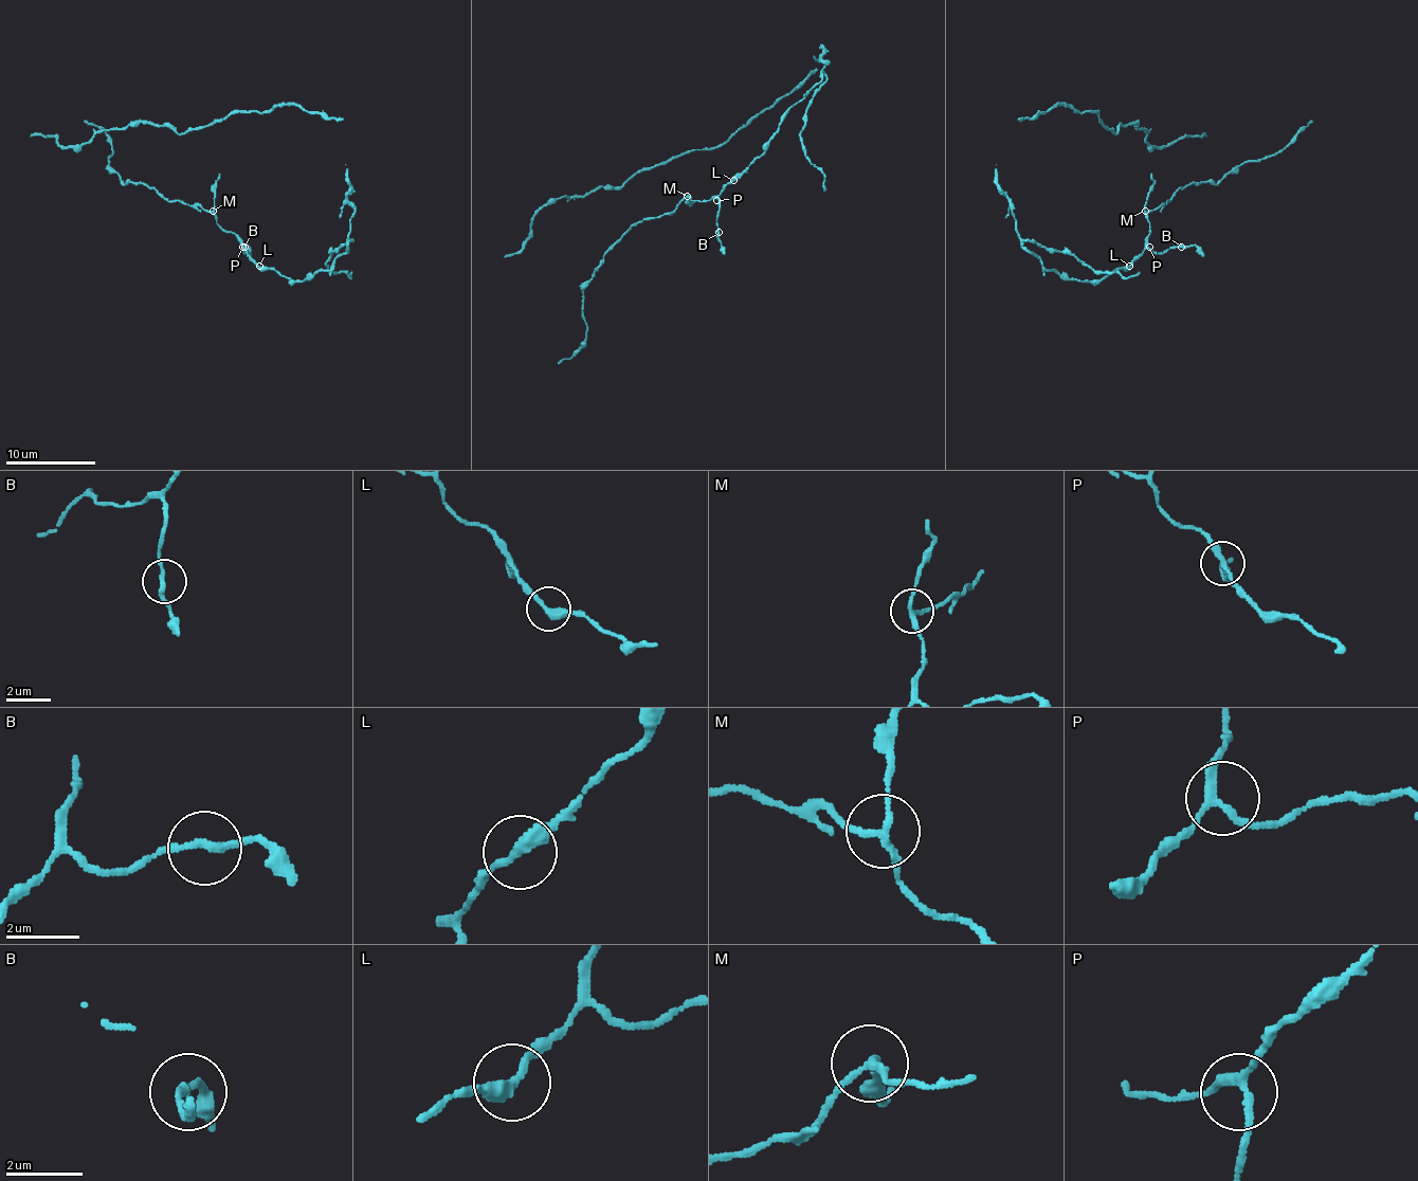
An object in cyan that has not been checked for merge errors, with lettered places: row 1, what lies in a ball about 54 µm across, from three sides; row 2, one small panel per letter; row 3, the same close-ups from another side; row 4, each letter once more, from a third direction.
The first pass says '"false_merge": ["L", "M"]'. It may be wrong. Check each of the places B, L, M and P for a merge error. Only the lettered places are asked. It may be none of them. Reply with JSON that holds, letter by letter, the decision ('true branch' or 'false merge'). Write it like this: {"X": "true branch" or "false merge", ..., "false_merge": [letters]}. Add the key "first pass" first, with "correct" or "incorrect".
{"first pass": "incorrect", "B": "true branch", "L": "true branch", "M": "false merge", "P": "true branch", "false_merge": ["M"]}

